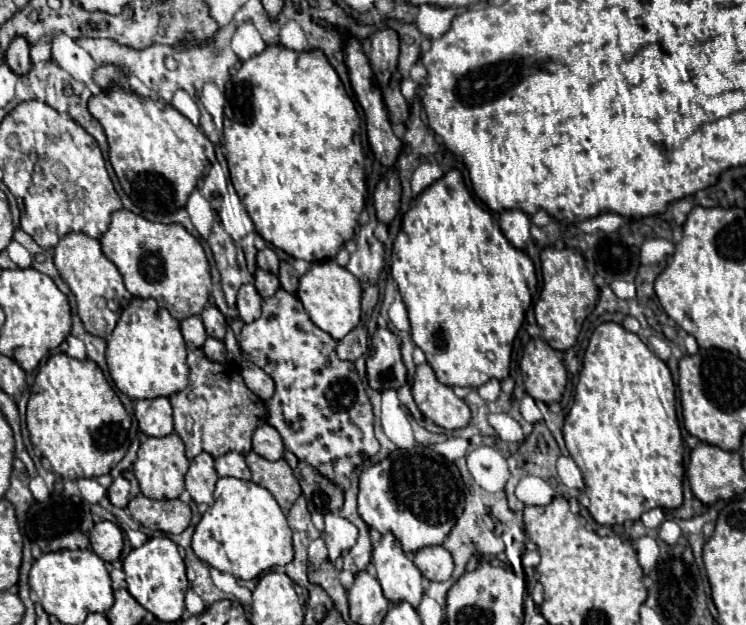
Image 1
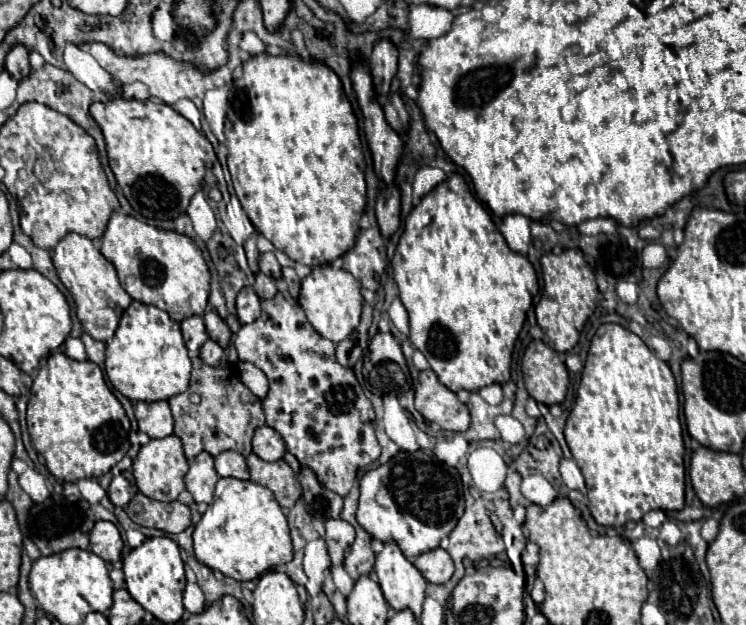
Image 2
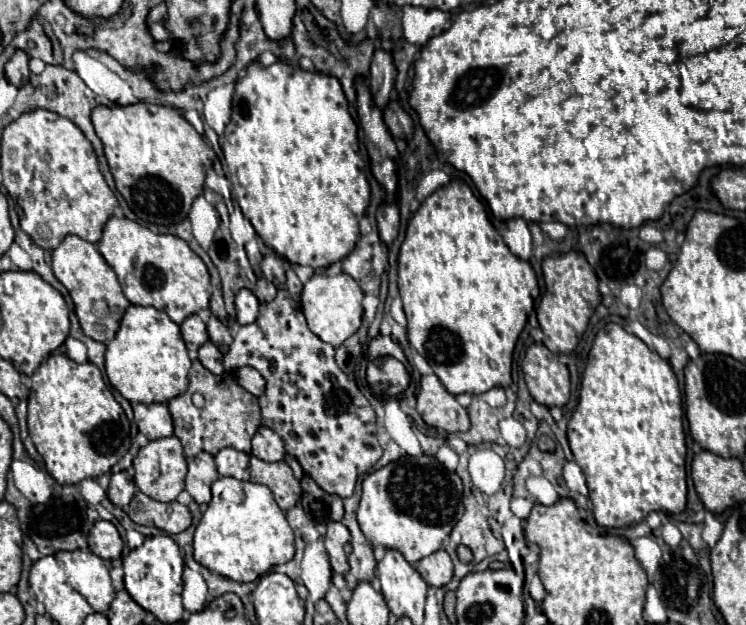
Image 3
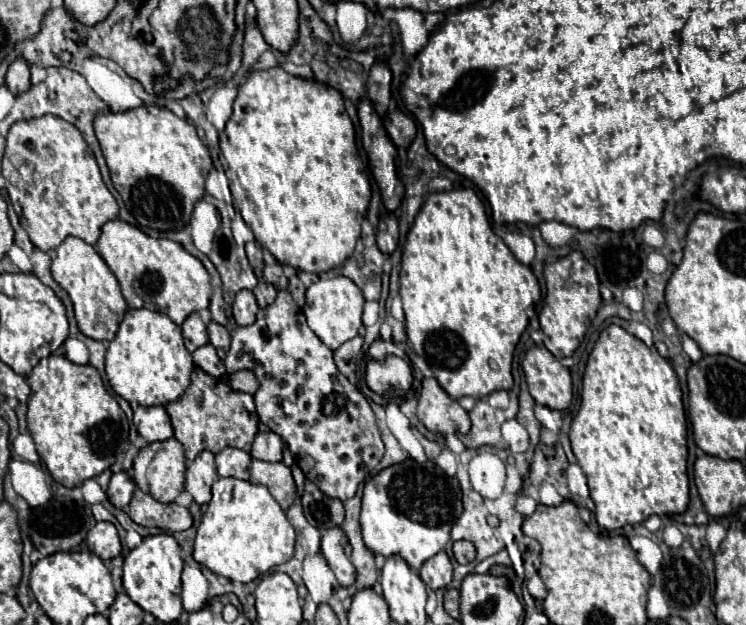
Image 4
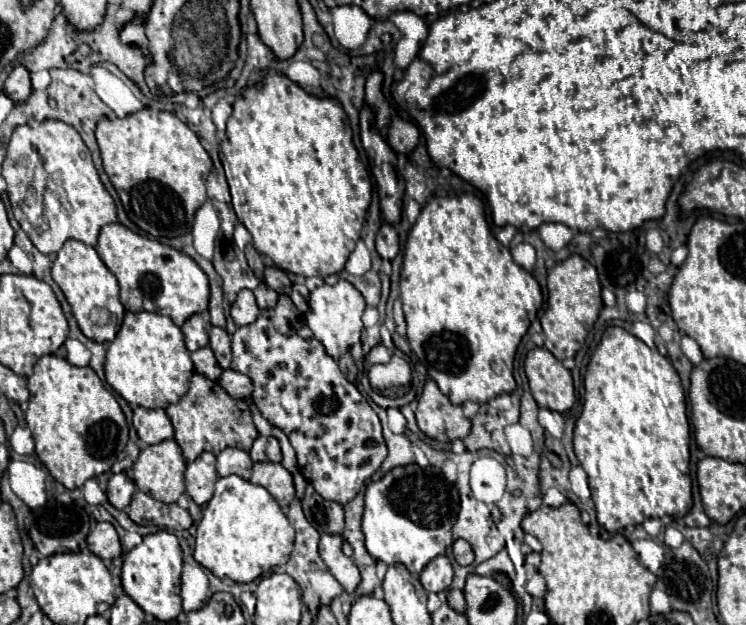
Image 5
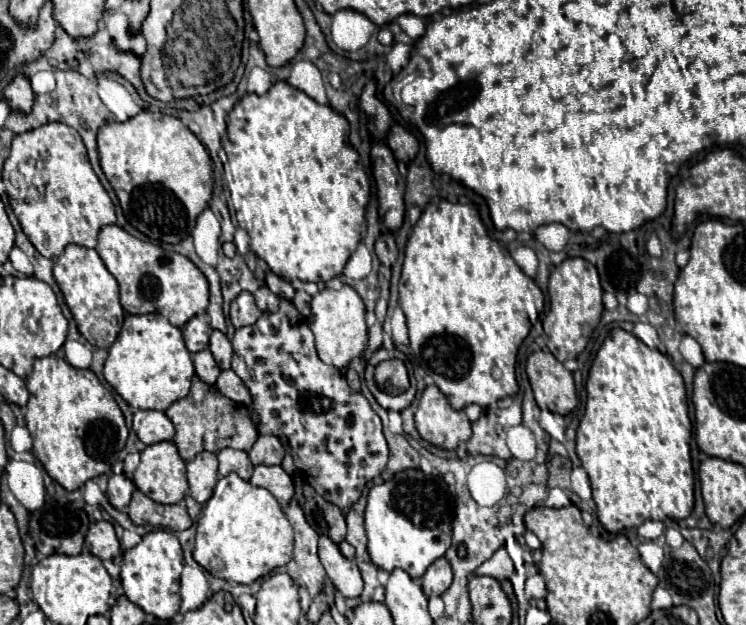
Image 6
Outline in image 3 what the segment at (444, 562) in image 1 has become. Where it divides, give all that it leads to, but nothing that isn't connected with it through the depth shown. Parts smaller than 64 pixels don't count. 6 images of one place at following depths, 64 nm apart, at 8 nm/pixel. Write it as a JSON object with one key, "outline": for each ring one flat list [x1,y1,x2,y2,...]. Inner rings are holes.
{"outline":[[438,550,432,556,426,556,424,560,420,560,420,564,416,564,416,570,424,578,424,582,432,588,446,586,454,574,452,560,446,550]]}

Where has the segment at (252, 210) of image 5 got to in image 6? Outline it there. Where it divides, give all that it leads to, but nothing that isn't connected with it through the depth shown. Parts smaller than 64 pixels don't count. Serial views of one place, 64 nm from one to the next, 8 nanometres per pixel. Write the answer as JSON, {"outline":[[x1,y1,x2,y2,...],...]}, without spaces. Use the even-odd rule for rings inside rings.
{"outline":[[276,82,264,96,244,96,238,106,228,114,227,124,228,143,219,153,224,168,224,186,230,192,230,202,236,210,236,220,238,226,244,228,250,236,250,248,252,252,268,264,268,268,278,274,280,278,292,282,292,280,302,280,302,282,328,282,334,276,340,276,350,254,356,250,360,238,362,238,362,224,365,222,366,204,370,196,370,184,368,176,364,172,364,166,360,162,358,152,350,146,348,142,348,122,344,116,336,114,330,106,322,106,310,96,306,96,300,90,294,90,288,82]]}

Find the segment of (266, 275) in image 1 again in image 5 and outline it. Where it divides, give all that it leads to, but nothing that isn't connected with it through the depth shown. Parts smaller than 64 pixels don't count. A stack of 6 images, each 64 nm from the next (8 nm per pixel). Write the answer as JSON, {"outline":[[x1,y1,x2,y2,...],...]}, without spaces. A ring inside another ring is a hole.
{"outline":[[264,282,254,290,254,296,258,300,258,306,264,308,274,308,278,304,278,294,272,292,272,288,268,288]]}

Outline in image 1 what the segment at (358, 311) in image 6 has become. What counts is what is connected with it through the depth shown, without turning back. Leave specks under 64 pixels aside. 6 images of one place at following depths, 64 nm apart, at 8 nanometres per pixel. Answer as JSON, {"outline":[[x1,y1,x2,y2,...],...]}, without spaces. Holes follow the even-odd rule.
{"outline":[[334,260,314,262,308,272,300,278,300,288,296,292,300,302,304,304,306,314,310,320,330,334,334,340,342,340,350,330,354,330,360,322,360,298,362,298,362,286,360,282,342,266,338,266]]}

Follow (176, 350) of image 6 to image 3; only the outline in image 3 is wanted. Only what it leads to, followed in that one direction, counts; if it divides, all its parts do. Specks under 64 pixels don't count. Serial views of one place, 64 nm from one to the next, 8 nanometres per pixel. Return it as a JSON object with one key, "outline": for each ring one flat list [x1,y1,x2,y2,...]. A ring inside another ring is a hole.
{"outline":[[130,304,112,342,106,346,106,376,110,384,130,402,170,402,188,388,192,360,180,336,180,326,166,312]]}

